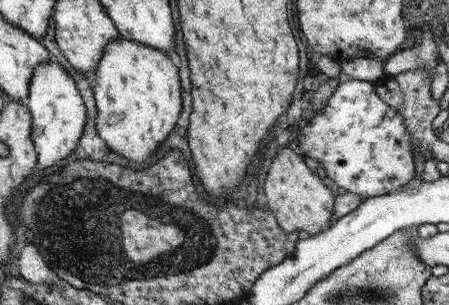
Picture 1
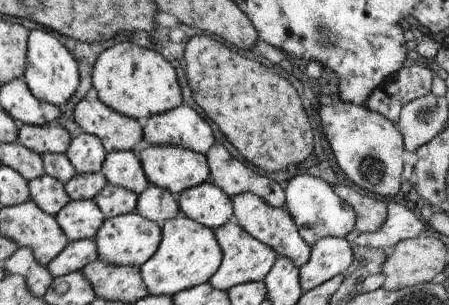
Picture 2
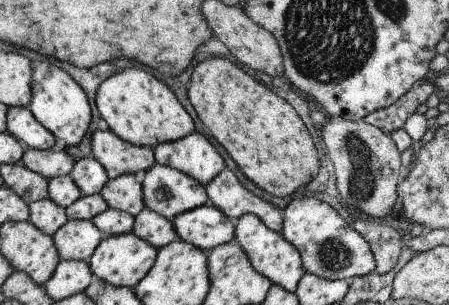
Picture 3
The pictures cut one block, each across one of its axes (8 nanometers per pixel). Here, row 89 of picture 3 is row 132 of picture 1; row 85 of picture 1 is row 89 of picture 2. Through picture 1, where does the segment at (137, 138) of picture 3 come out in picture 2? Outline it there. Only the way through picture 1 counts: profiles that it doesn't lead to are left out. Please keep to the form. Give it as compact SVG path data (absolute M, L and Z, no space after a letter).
M125 40L115 44L101 54L97 54L97 62L91 70L91 86L97 92L97 98L109 108L117 110L127 118L135 118L139 122L175 110L181 106L181 86L177 72L169 66L169 62L155 50L139 48L137 44Z

